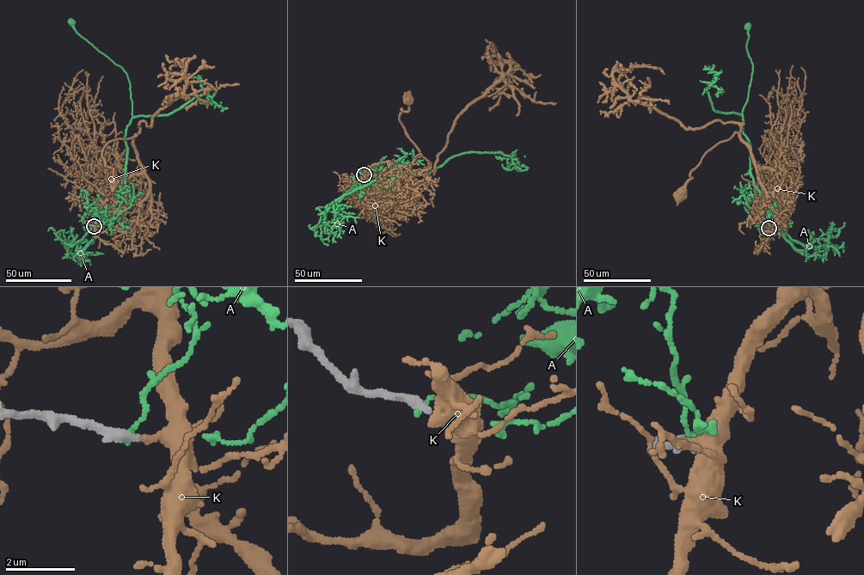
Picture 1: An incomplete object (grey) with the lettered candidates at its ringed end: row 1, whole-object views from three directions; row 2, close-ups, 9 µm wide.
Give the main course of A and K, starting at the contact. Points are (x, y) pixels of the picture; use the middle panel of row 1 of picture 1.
A: (364, 174), (386, 181), (408, 171), (416, 176), (419, 170), (430, 174), (432, 188), (389, 185)
K: (364, 174), (383, 175), (402, 191), (425, 180), (431, 163), (399, 117), (408, 110), (407, 98)

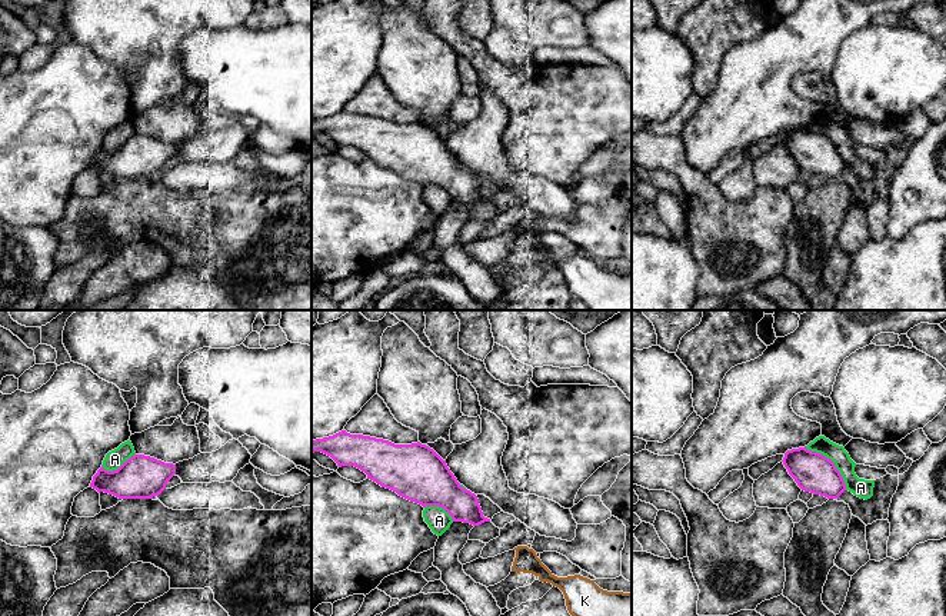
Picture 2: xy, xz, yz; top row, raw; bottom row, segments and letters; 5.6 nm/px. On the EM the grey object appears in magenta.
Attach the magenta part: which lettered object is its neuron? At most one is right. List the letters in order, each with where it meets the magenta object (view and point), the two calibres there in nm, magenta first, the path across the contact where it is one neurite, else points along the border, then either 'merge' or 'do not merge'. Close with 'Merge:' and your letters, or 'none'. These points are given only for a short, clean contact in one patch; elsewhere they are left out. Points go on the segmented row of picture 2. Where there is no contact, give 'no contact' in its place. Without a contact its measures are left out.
A: contact yz (832, 462); calibres 220 and 110 nm; border yz (805, 446), (825, 455), (833, 463), (846, 489); do not merge
K: no contact; merge
Merge: K

